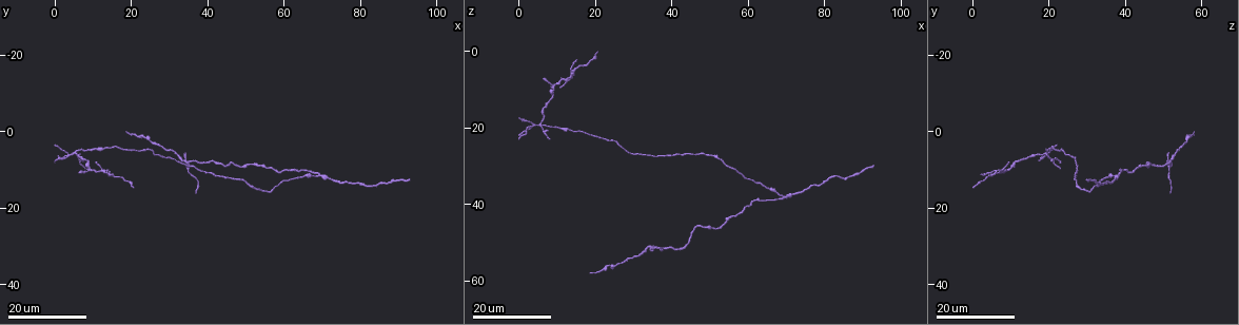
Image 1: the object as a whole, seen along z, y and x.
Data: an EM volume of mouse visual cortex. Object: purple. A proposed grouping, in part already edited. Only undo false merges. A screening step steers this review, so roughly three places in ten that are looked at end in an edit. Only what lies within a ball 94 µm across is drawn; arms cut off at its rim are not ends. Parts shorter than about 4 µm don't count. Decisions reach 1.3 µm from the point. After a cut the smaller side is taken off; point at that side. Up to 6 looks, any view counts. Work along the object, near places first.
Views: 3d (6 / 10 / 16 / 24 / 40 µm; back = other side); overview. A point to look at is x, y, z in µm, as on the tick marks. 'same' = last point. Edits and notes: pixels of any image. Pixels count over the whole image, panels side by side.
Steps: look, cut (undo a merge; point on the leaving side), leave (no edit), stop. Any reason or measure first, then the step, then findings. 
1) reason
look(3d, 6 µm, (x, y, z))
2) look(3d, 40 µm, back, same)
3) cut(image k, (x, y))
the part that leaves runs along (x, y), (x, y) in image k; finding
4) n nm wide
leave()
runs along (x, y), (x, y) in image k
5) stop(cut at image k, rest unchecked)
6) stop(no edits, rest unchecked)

look(3d, 24 µm, (5.5, 6.0, 19.5))

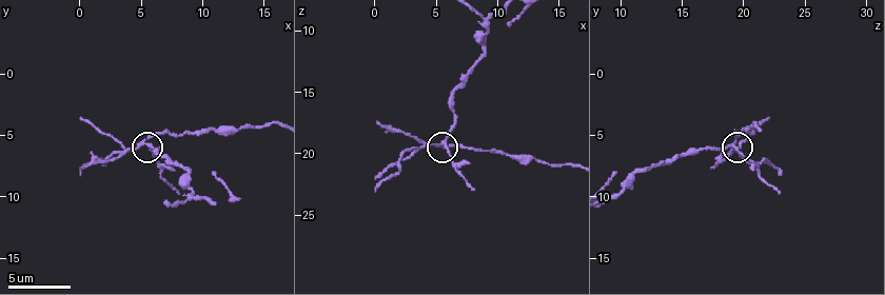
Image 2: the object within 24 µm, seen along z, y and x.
look(3d, 6 µm, (5.4, 5.6, 19.0))

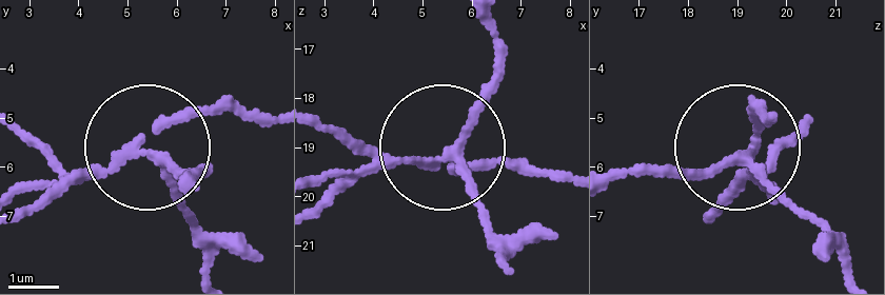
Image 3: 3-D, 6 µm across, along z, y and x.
180 nm wide
cut(image 3, (36, 145))
a second neuron is stuck on

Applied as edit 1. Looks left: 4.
calibre changes
look(3d, 16 µm, (13.6, 4.2, 20.8))

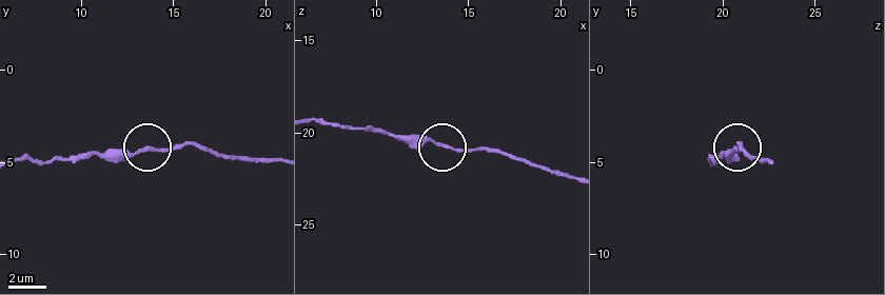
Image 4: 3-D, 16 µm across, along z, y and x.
leave()
runs along (569, 177), (493, 151), (455, 151), (432, 141), (400, 141) in image 4; all the same neuron

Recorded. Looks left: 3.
side arm on a straight run
look(3d, 16 µm, (69.0, 11.0, 38.0))

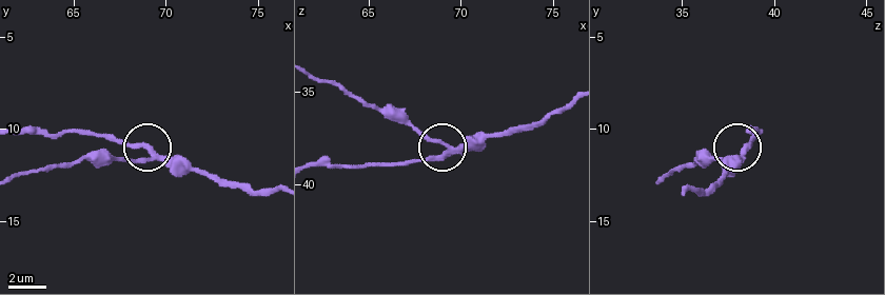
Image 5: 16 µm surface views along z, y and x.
closer look
look(3d, 10 µm, (69.6, 11.5, 38.3))

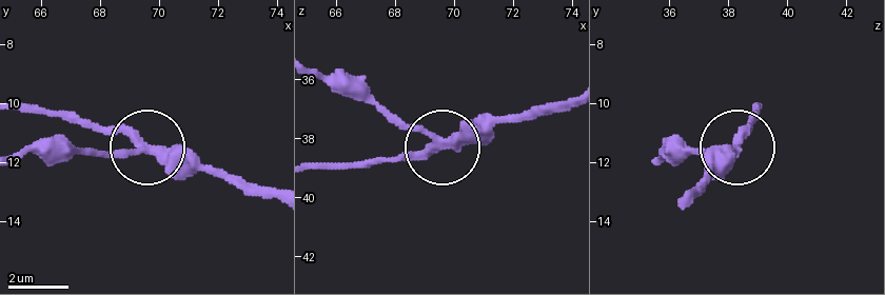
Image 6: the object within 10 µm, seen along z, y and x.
3 arms
leave()
runs along (20, 155), (178, 148), (205, 162) in image 6; continuous, no second neuron

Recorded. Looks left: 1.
stop(cut at image 3, rest unchecked)

